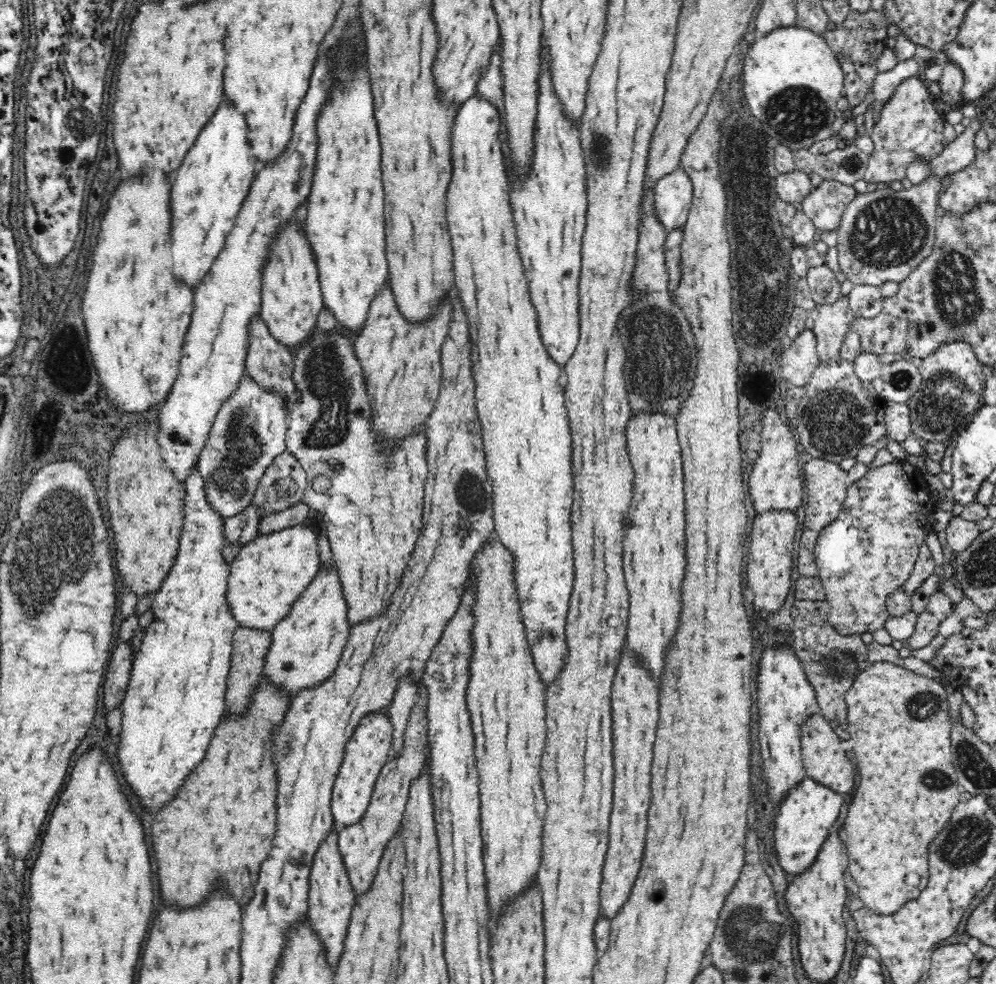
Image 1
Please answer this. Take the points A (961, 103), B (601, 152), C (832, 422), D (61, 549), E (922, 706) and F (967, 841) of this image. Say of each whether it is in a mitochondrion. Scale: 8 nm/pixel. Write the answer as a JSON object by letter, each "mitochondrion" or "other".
{"A":"other","B":"mitochondrion","C":"mitochondrion","D":"mitochondrion","E":"mitochondrion","F":"mitochondrion"}

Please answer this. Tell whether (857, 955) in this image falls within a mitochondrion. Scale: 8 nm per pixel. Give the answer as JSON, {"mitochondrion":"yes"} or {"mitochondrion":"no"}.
{"mitochondrion":"no"}

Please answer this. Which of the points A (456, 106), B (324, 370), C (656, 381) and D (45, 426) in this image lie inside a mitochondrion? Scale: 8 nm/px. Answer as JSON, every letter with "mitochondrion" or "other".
{"A":"other","B":"mitochondrion","C":"mitochondrion","D":"other"}

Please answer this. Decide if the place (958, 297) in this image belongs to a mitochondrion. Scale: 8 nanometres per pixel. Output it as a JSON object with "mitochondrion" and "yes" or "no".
{"mitochondrion":"yes"}

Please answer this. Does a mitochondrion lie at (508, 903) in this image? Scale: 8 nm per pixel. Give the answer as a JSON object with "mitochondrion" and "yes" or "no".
{"mitochondrion":"no"}

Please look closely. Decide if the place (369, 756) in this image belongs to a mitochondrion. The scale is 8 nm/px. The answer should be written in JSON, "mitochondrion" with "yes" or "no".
{"mitochondrion":"no"}

